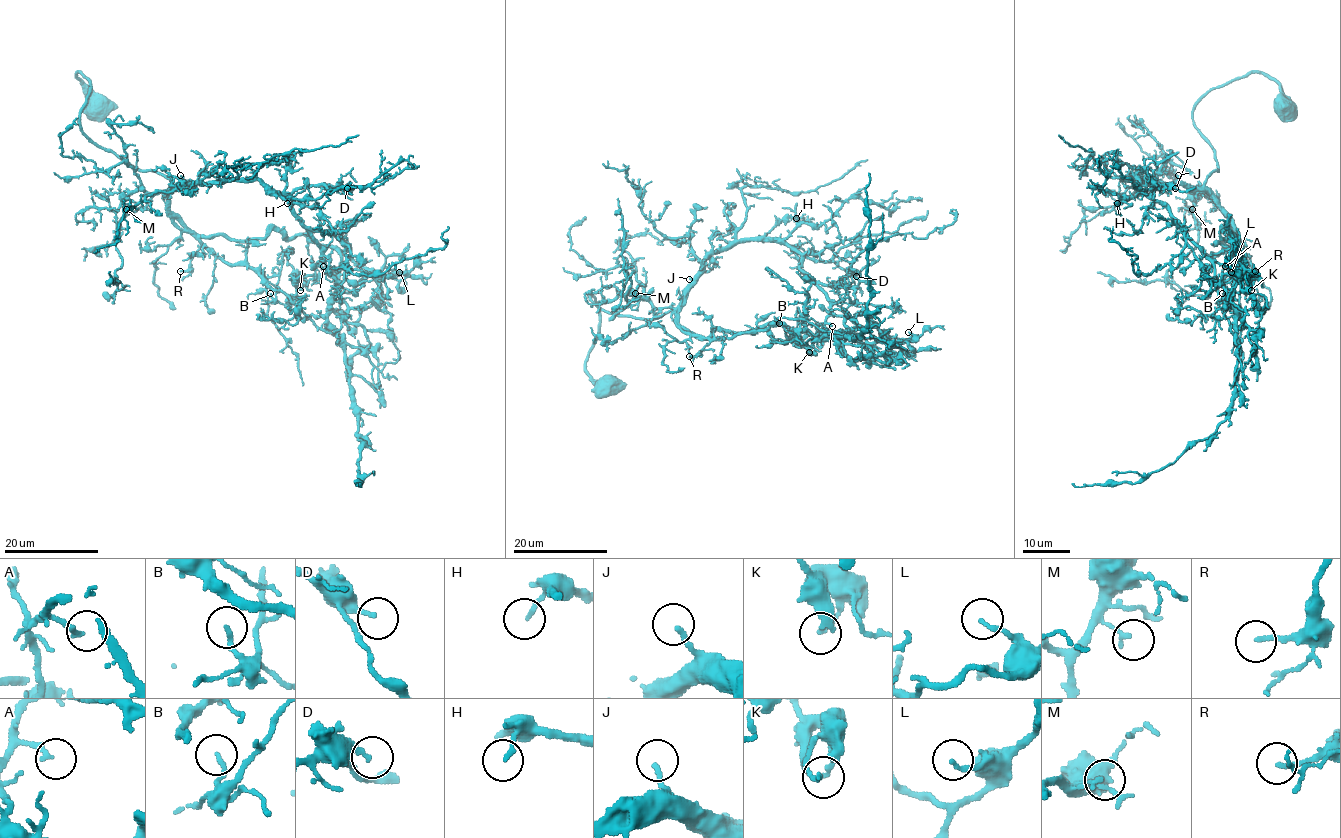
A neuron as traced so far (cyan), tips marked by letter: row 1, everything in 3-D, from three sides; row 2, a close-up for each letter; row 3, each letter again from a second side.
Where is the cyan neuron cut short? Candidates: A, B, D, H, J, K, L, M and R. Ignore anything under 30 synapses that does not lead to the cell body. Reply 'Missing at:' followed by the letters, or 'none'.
Missing at: J

